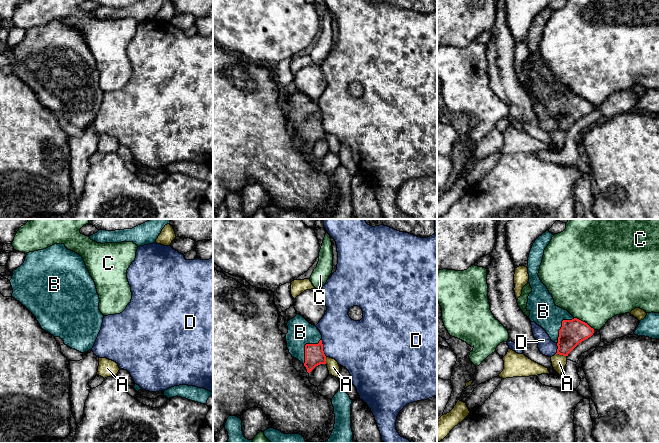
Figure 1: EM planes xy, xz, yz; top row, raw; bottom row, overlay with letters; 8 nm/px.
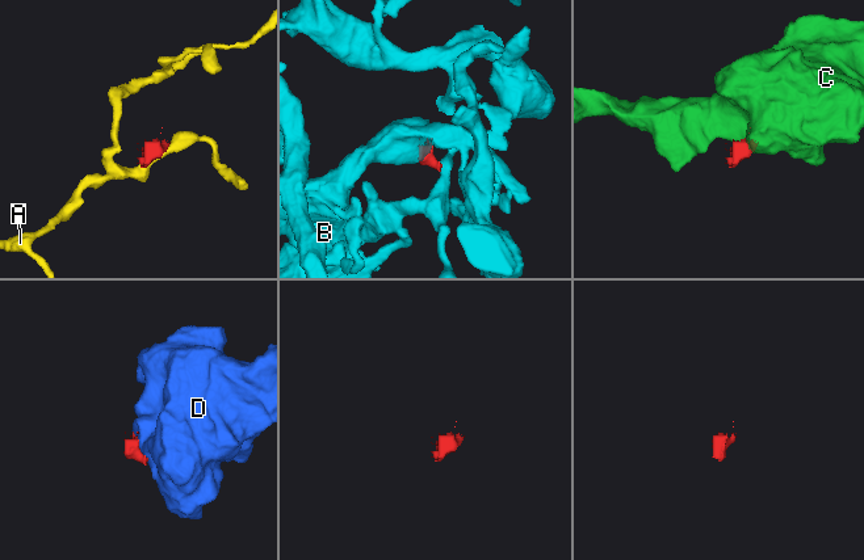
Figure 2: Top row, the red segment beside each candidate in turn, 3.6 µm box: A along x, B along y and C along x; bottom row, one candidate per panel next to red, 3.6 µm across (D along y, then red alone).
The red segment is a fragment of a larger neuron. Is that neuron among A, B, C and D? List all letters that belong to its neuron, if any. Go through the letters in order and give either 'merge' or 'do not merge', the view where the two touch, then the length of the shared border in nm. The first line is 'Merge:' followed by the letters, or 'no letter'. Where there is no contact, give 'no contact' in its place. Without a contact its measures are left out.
Merge: B
A: do not merge; contact in yz; length 90 nm
B: merge; contact in xz; length 240 nm
C: do not merge; contact in yz; length 190 nm
D: do not merge; contact in xz; length 140 nm

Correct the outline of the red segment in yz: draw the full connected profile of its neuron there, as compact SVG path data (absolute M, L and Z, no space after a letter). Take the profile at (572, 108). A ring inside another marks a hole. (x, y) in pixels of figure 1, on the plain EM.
M546 7L532 21L528 33L528 50L532 68L528 72L529 95L541 102L558 122L559 131L568 130L582 117L591 113L594 105L574 94L567 86L555 81L552 71L540 56L538 49L544 26L554 11Z

